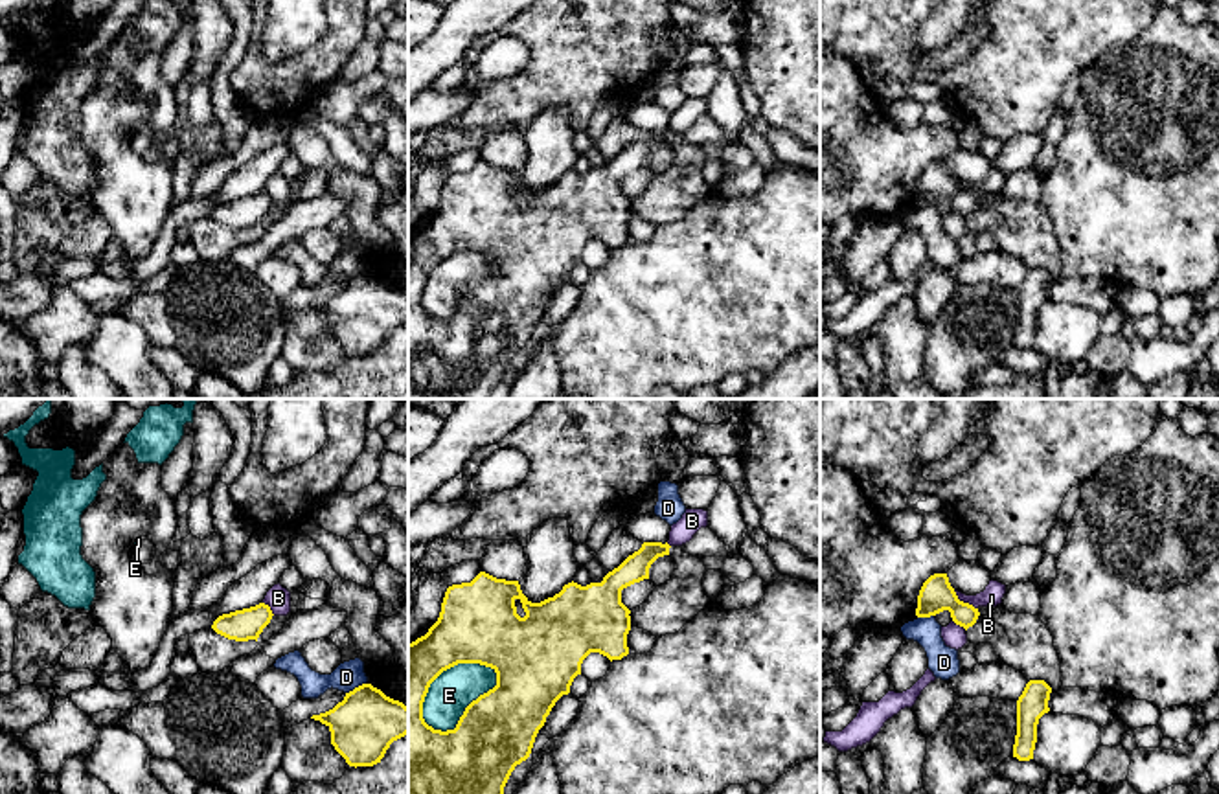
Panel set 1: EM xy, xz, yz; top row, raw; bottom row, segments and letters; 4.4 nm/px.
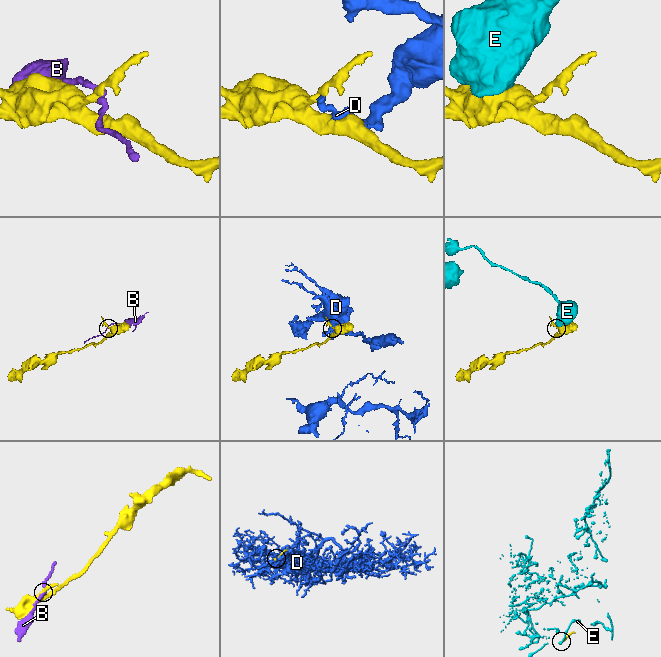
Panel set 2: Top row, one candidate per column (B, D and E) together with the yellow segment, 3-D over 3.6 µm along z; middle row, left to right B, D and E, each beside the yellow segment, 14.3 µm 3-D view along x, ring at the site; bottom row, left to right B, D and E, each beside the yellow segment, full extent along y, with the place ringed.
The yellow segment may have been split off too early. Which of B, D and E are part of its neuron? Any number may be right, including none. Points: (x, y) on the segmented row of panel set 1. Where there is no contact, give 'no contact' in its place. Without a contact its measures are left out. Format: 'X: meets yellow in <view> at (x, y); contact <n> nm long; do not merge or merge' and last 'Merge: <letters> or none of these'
B: meets yellow in yz at (962, 601); contact 140 nm long; do not merge
D: meets yellow in xy at (355, 688); contact 100 nm long; do not merge
E: meets yellow in xz at (464, 712); contact 400 nm long; do not merge
Merge: none of these

